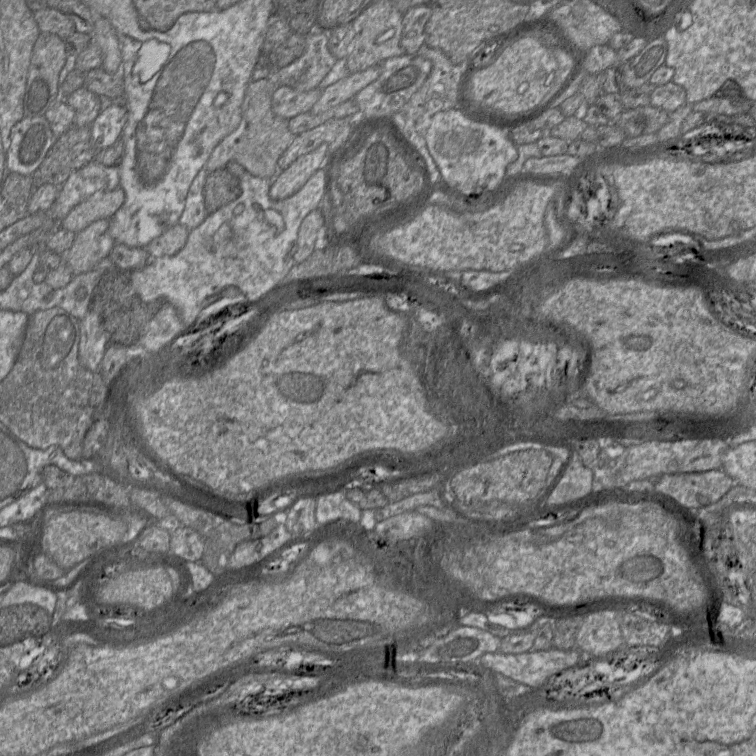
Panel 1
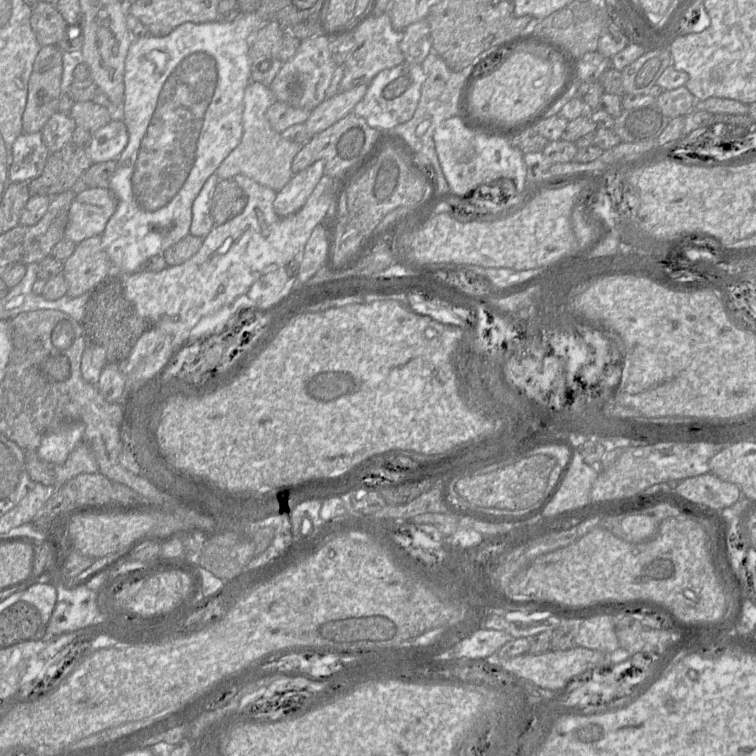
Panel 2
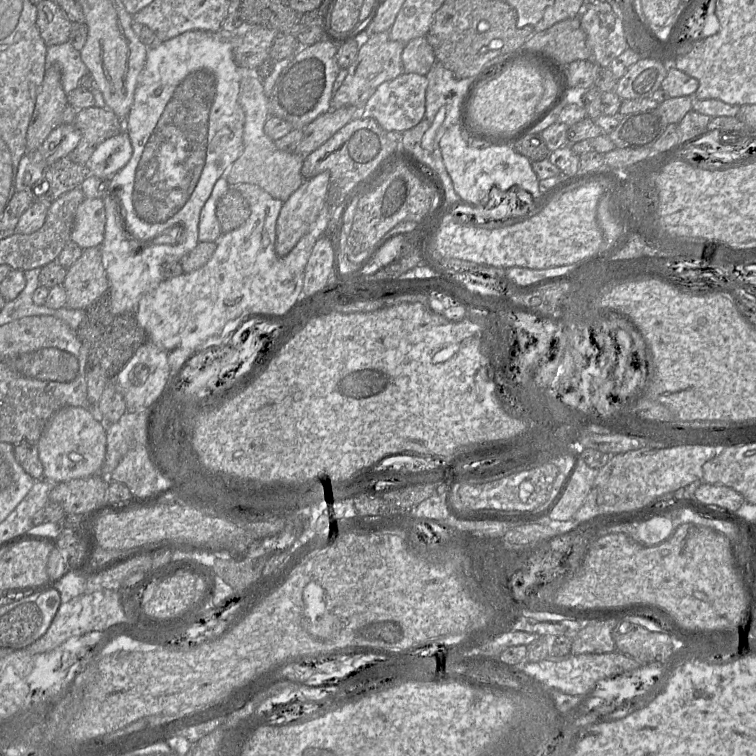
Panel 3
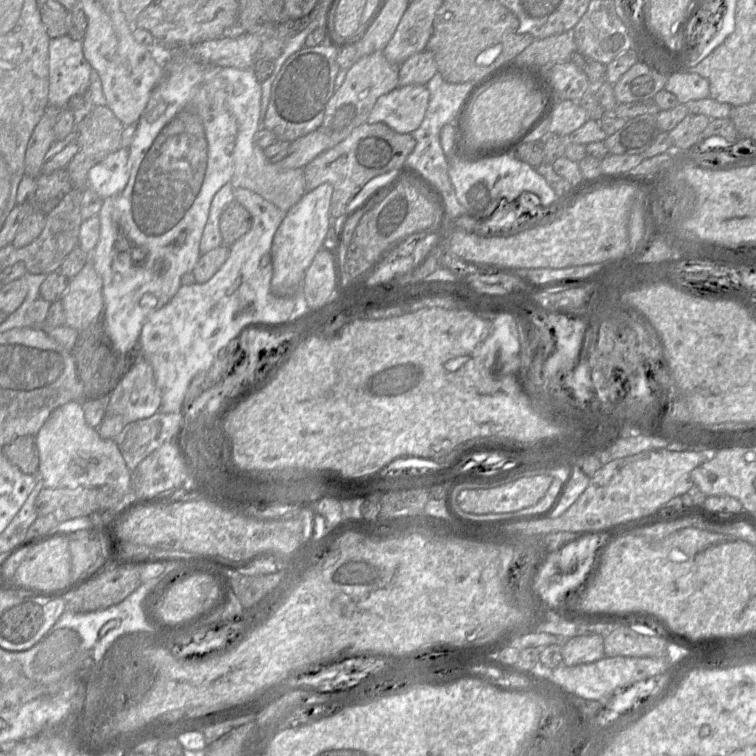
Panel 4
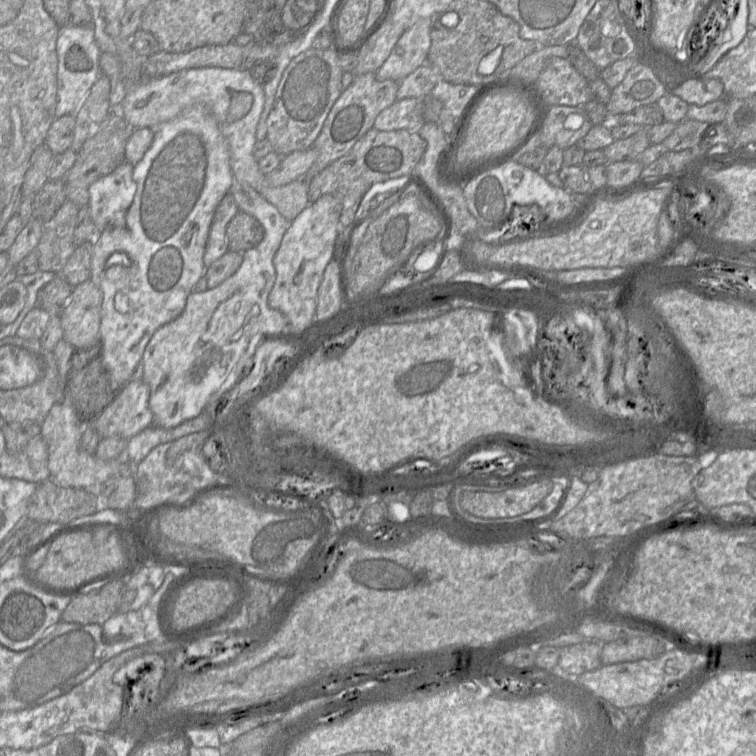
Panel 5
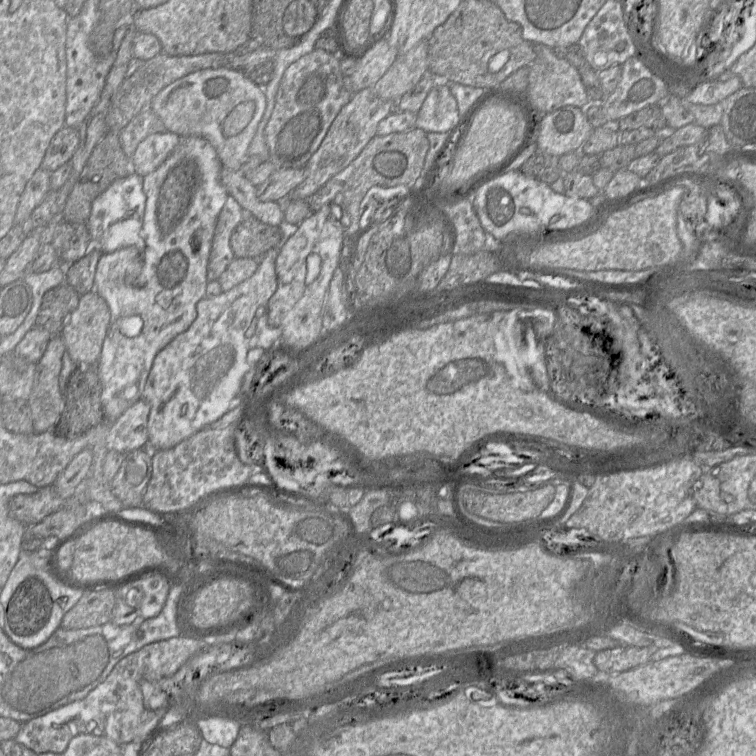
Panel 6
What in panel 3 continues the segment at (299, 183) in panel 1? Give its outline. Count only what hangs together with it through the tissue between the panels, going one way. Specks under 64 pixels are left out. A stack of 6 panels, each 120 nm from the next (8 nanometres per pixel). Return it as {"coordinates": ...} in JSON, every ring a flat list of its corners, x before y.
{"coordinates":[[329,172,305,179,285,201,276,222,275,252,286,256,309,231,325,204,330,182]]}

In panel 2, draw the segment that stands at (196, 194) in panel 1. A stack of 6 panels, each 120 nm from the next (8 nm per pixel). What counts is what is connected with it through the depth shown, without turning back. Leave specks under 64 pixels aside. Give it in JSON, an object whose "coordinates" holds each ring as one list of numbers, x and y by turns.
{"coordinates":[[212,174,203,185,192,205,190,234,205,238,215,226,210,213,210,194,220,178]]}

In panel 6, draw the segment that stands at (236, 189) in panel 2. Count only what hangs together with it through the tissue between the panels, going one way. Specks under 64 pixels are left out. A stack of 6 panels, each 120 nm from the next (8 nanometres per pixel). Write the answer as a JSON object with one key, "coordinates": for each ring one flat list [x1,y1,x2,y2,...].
{"coordinates":[[251,215,234,229,230,246,236,258,260,259,268,250,282,244,279,227,262,223]]}

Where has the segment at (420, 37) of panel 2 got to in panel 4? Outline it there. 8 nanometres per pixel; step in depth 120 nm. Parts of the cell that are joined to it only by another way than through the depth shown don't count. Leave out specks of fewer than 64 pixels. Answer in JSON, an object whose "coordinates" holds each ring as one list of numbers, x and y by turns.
{"coordinates":[[421,51,410,56,399,68,399,86,426,85,438,72,432,52]]}

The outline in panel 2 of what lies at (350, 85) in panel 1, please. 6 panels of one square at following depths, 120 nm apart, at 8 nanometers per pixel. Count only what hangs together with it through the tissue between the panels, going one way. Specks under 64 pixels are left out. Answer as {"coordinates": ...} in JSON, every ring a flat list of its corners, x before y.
{"coordinates":[[362,84,350,90,339,91,327,97,314,108,306,121,308,132,314,136,353,112,354,107,365,96,369,85]]}

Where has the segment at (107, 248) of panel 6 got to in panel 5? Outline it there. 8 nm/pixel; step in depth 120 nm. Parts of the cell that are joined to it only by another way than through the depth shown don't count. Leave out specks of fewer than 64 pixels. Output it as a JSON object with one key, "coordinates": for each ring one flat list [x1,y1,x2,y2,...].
{"coordinates":[[128,161,123,162,112,173,97,179,89,187,89,209,92,221,99,233,107,227,124,227,126,213,131,206,137,184,133,179,133,166]]}

